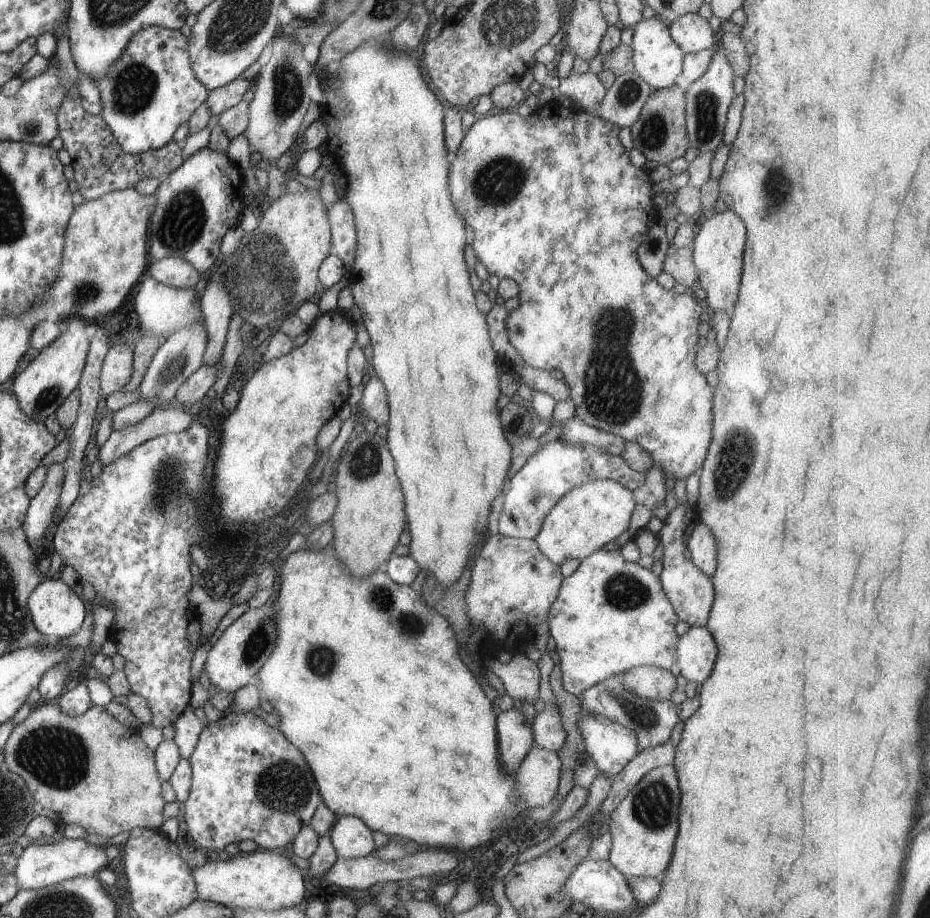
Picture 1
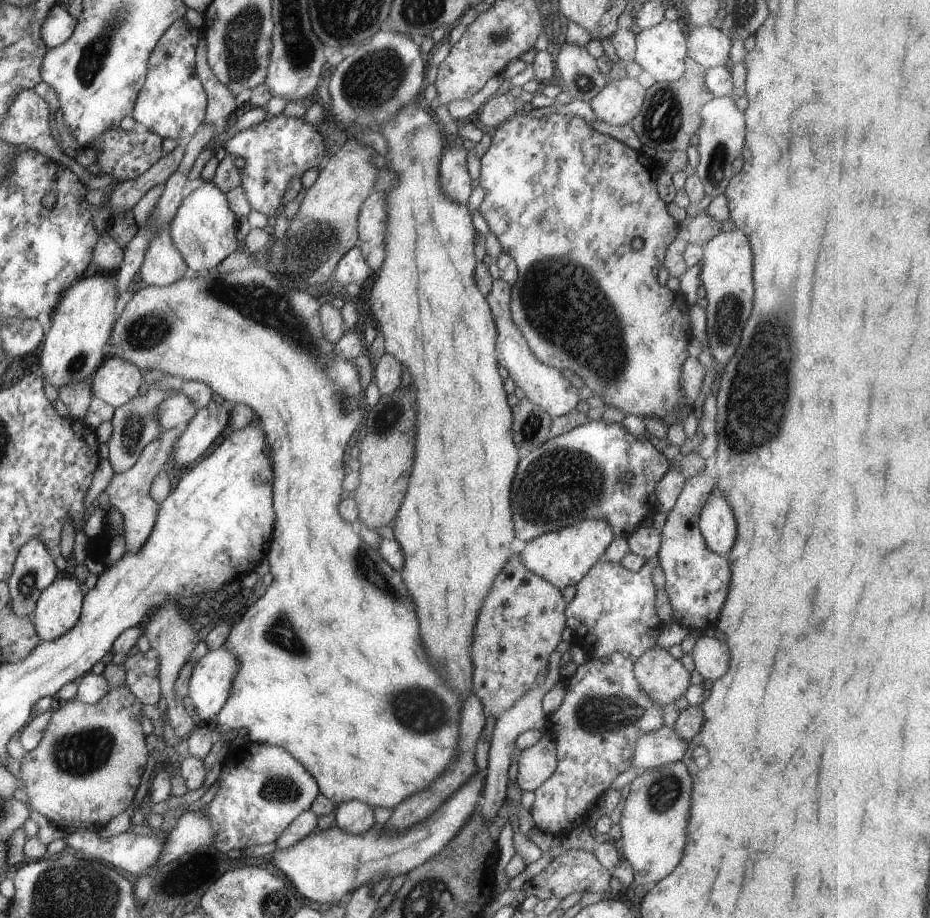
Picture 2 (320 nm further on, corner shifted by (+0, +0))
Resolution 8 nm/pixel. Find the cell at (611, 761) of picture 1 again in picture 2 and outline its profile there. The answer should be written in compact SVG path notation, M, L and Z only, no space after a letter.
M662 727L640 734L632 746L630 767L638 770L653 769L672 762L682 761L689 742L682 740L673 728Z

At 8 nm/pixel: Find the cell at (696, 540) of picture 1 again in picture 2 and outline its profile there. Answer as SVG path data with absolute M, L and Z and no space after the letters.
M713 490L702 507L699 516L699 529L708 548L719 555L727 555L734 546L736 538L736 520L726 497Z

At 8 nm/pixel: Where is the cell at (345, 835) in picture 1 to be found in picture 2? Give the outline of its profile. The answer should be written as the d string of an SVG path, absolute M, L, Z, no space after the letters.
M351 800L336 805L333 814L336 826L346 834L360 835L376 828L374 809L360 800Z

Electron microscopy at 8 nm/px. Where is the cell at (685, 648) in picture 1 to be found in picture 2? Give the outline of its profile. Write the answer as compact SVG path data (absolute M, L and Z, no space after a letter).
M701 636L692 649L691 656L695 669L702 674L705 684L710 685L710 680L718 680L728 672L730 652L726 642L720 642L716 637Z

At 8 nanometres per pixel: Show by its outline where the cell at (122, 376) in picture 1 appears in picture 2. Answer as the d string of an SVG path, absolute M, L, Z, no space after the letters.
M106 357L94 376L88 378L91 393L114 408L139 396L144 372L122 358Z

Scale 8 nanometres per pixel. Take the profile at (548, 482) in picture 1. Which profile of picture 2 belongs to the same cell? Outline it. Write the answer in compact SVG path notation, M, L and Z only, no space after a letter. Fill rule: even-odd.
M602 419L586 422L568 433L549 439L546 444L534 448L526 458L520 460L512 482L515 536L528 543L545 533L572 526L580 520L596 518L608 522L616 537L626 539L642 526L649 515L655 514L655 488L669 469L669 459L650 443L646 434L635 437L623 427L622 422L608 423ZM627 473L632 473L633 477L629 481L621 481L621 477Z

